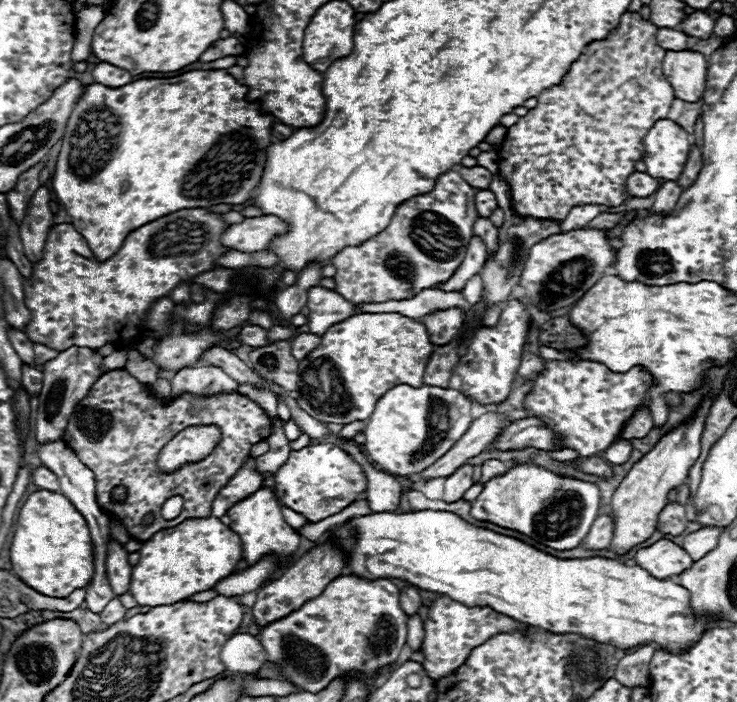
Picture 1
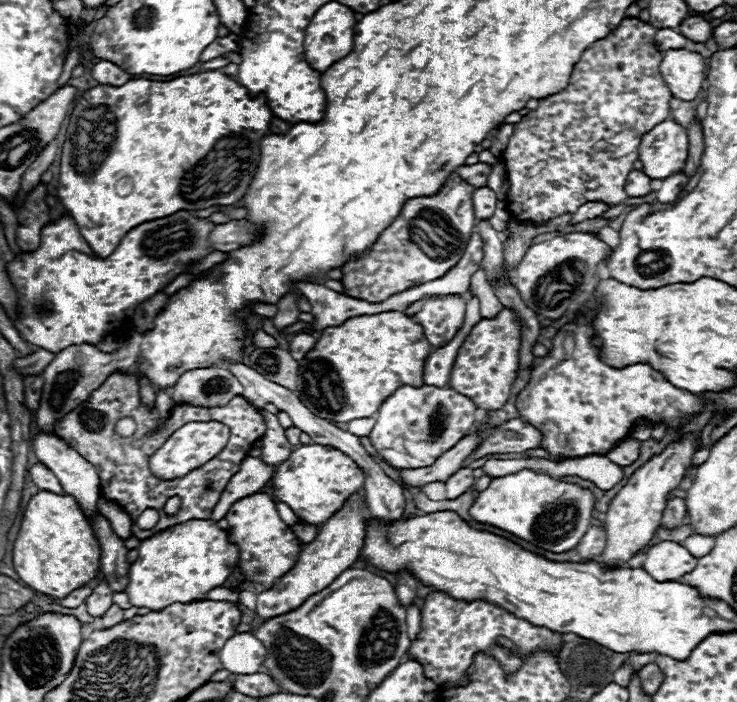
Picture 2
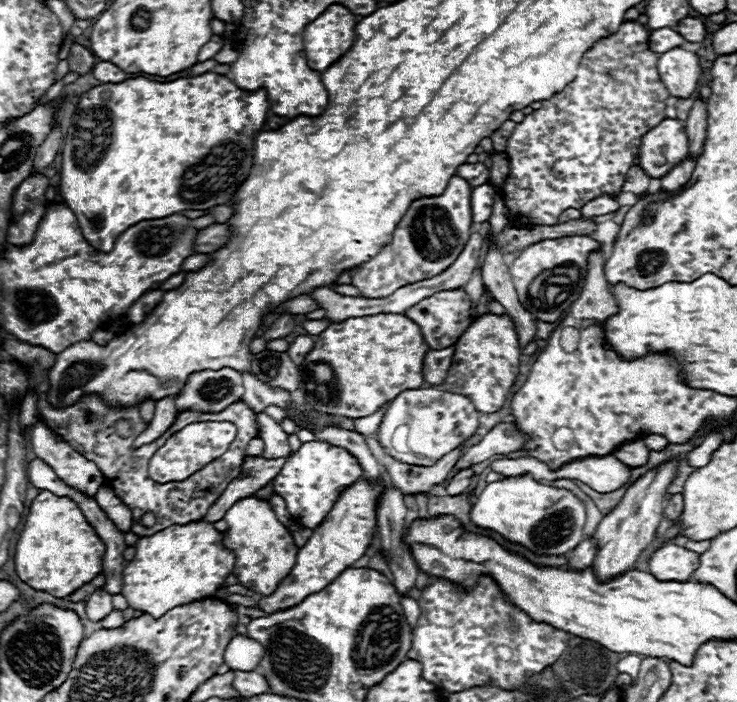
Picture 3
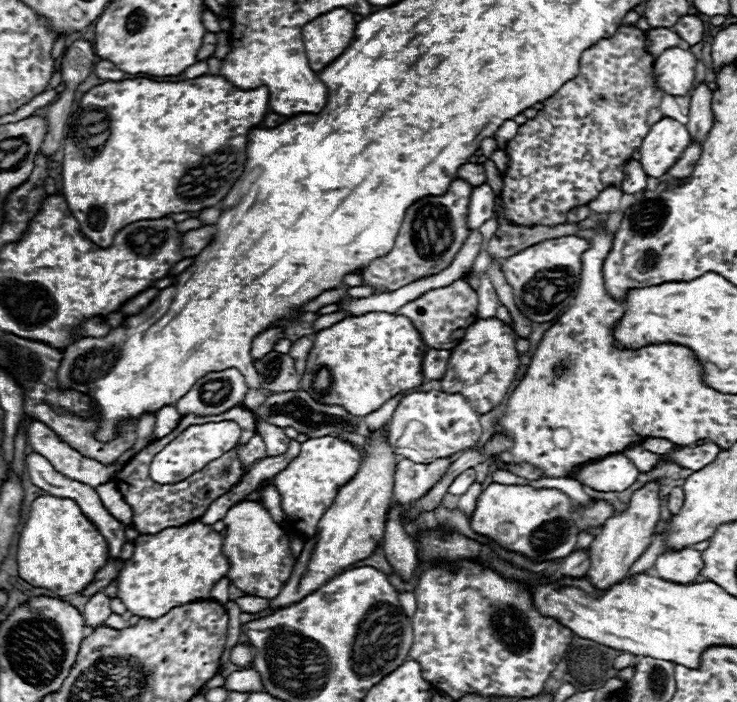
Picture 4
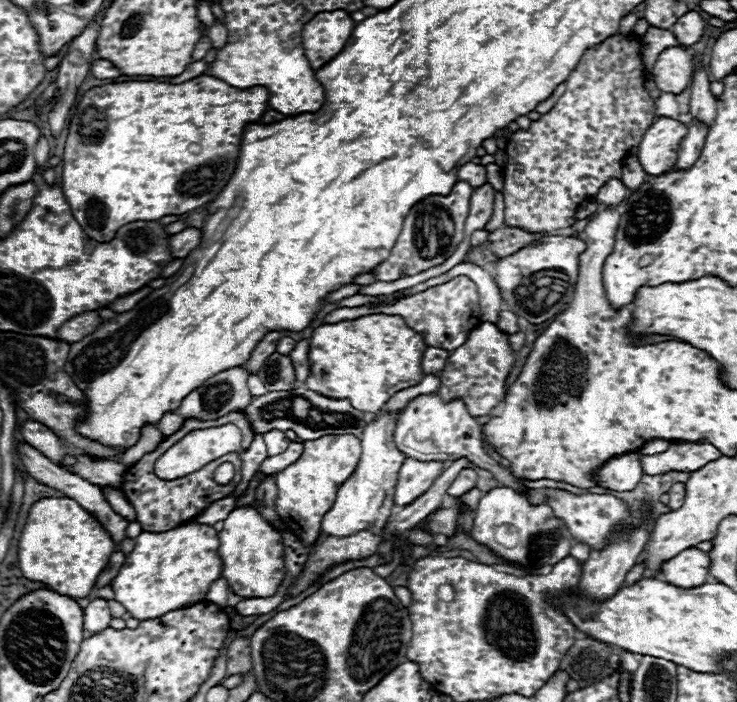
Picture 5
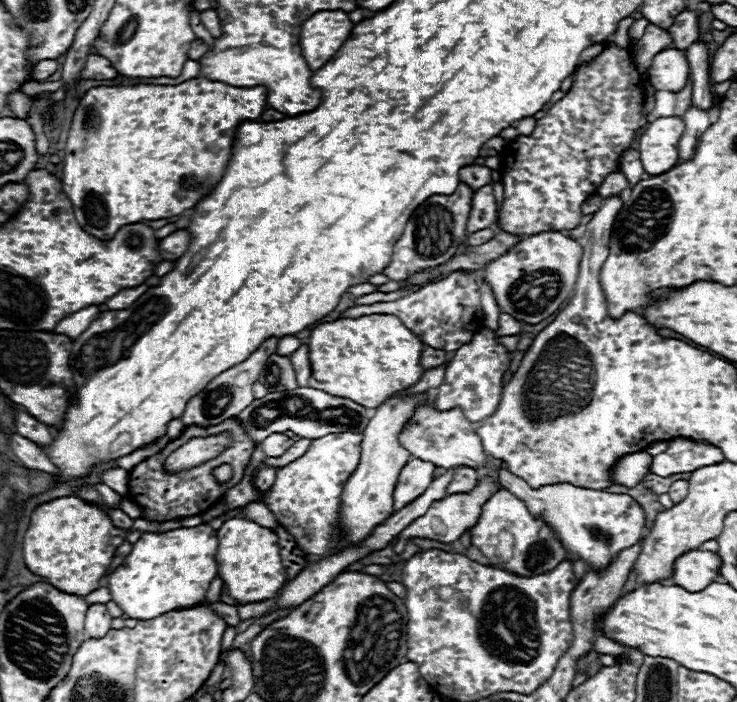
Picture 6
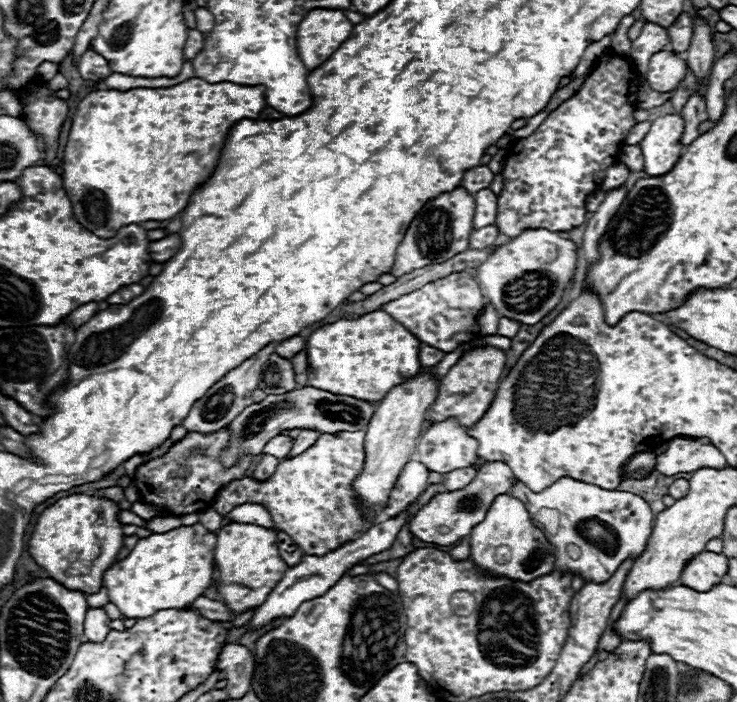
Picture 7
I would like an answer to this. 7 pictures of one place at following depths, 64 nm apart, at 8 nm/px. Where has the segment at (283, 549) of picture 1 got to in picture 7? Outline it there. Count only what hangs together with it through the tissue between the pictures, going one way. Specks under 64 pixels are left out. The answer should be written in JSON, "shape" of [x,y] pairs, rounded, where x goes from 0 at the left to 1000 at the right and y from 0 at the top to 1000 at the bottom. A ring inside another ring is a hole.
{"shape":[[[307,746],[296,755],[290,798],[299,812],[296,846],[301,858],[323,877],[339,866],[350,866],[369,843],[374,829],[391,809],[374,781],[374,758],[347,746]]]}

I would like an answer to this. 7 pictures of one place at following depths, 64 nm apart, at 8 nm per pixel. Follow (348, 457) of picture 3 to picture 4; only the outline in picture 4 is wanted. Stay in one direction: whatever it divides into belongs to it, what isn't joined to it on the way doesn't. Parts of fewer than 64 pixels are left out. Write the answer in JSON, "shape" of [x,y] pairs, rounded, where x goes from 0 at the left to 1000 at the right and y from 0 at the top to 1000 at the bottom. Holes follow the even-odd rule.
{"shape":[[[440,621],[440,624],[423,624],[410,630],[410,641],[404,652],[399,652],[380,675],[372,678],[372,692],[380,701],[383,709],[383,726],[393,746],[418,769],[431,758],[431,744],[440,735],[440,729],[450,721],[459,698],[480,681],[488,664],[488,644],[480,632]]]}

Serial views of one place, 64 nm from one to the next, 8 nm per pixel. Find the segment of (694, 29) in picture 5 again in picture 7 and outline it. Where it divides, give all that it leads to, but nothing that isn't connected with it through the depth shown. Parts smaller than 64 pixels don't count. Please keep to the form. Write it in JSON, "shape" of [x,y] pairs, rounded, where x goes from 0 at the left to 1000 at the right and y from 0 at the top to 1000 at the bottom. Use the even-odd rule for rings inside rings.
{"shape":[[[931,17],[923,20],[923,26],[917,26],[917,31],[906,40],[906,54],[909,54],[906,71],[917,77],[934,71],[936,57],[939,57],[939,28]]]}

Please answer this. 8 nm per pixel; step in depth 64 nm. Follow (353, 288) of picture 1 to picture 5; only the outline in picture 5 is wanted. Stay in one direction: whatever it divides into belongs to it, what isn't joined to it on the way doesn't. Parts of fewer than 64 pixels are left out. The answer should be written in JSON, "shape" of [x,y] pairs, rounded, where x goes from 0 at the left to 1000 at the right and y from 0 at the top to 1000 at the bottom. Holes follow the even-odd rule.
{"shape":[[[619,259],[619,265],[608,279],[589,276],[570,285],[554,302],[548,313],[548,325],[529,359],[529,368],[518,373],[505,390],[518,402],[535,402],[600,376],[630,339],[630,316],[635,308],[635,288],[638,288],[640,271],[643,268],[635,259]]]}

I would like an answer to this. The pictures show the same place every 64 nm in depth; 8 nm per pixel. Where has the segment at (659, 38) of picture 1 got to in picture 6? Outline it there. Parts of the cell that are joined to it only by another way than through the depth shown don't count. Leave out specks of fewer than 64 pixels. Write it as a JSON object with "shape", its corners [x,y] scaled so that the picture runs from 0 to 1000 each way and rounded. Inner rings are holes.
{"shape":[[[885,34],[877,37],[874,51],[858,63],[858,77],[866,103],[877,105],[885,91],[885,83],[909,66],[912,66],[912,51],[904,43],[896,43],[893,37]]]}

